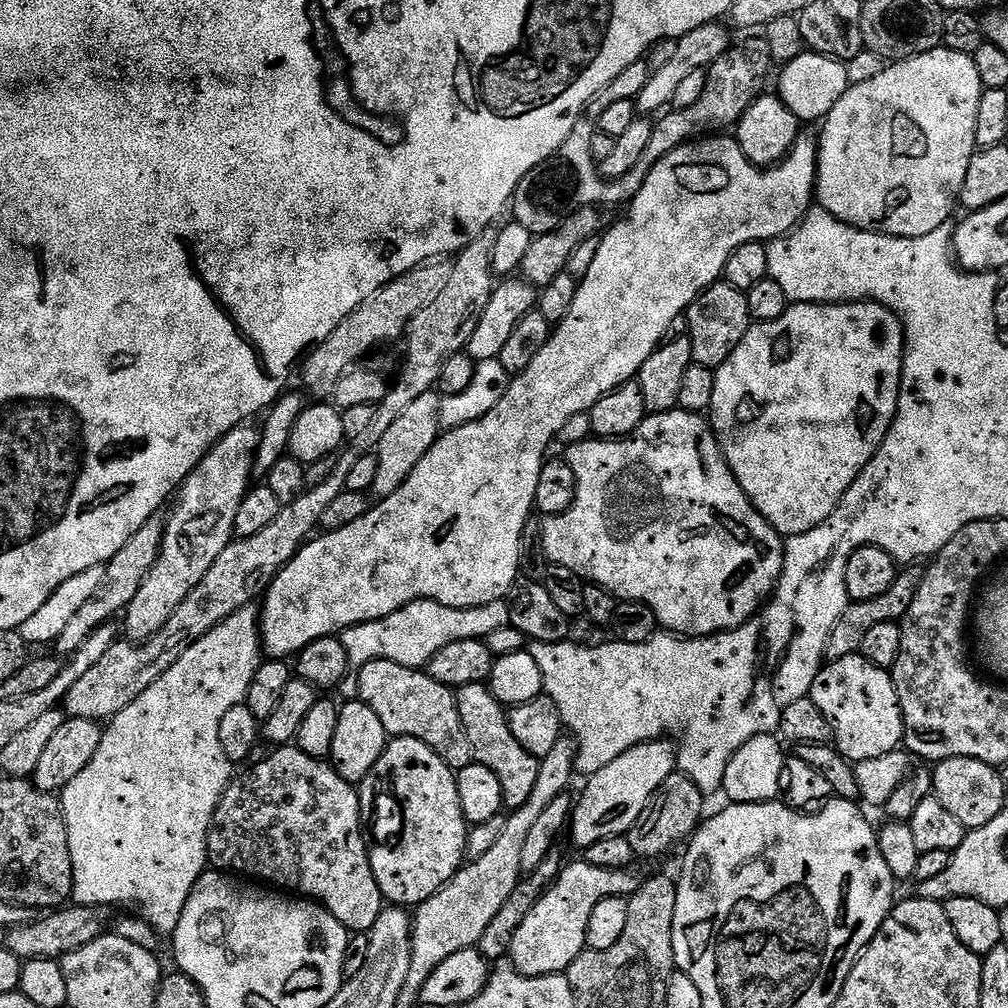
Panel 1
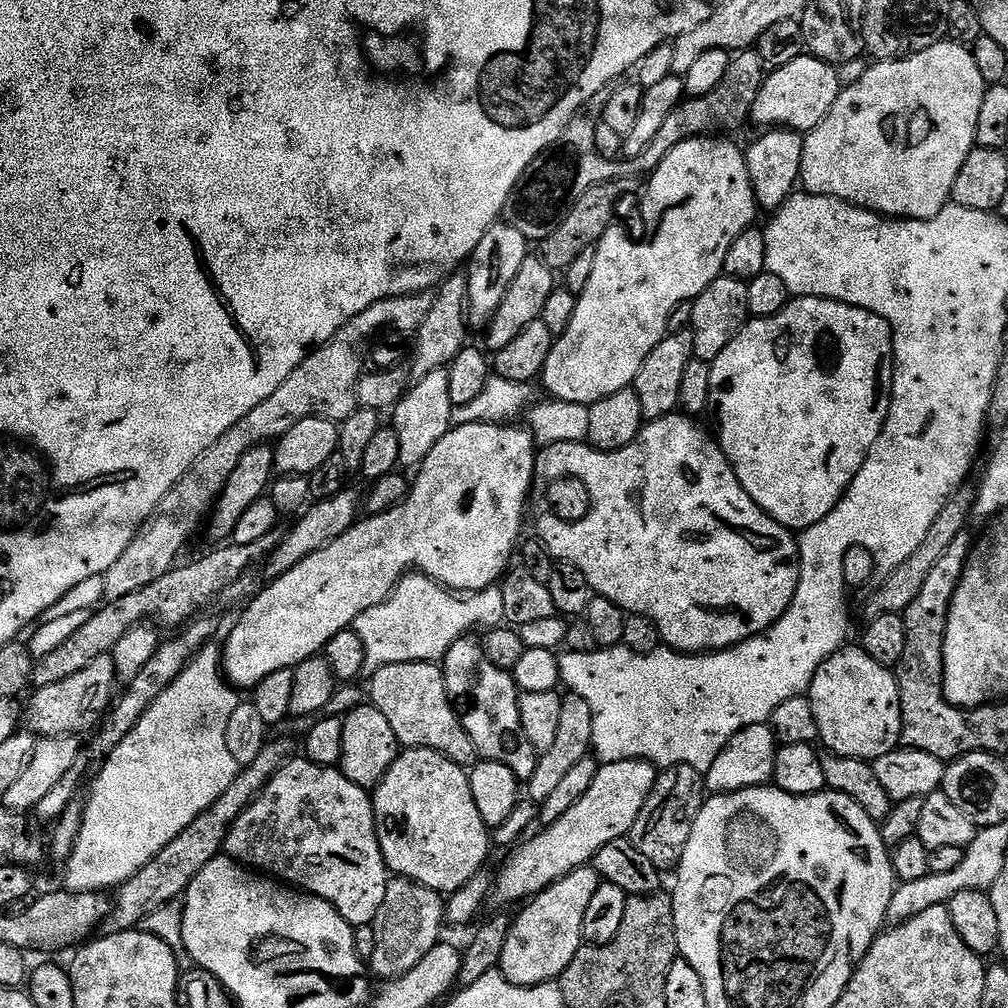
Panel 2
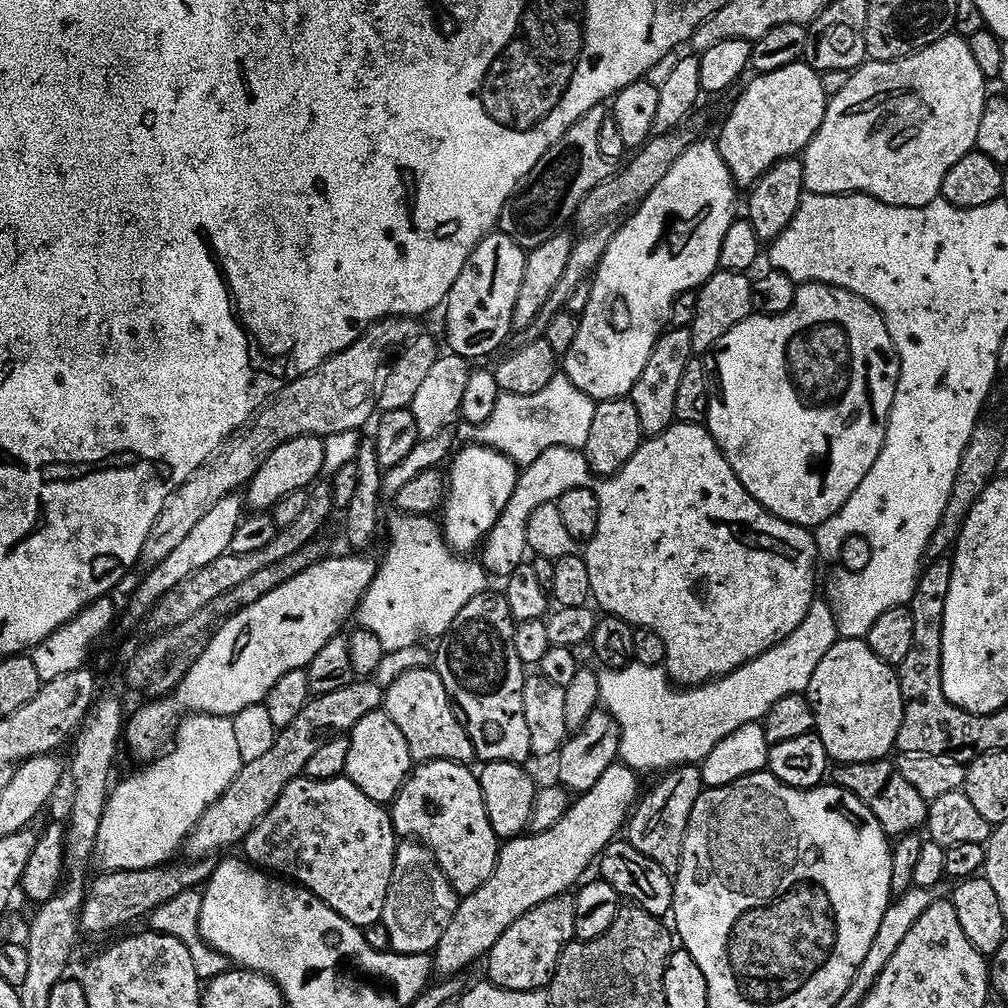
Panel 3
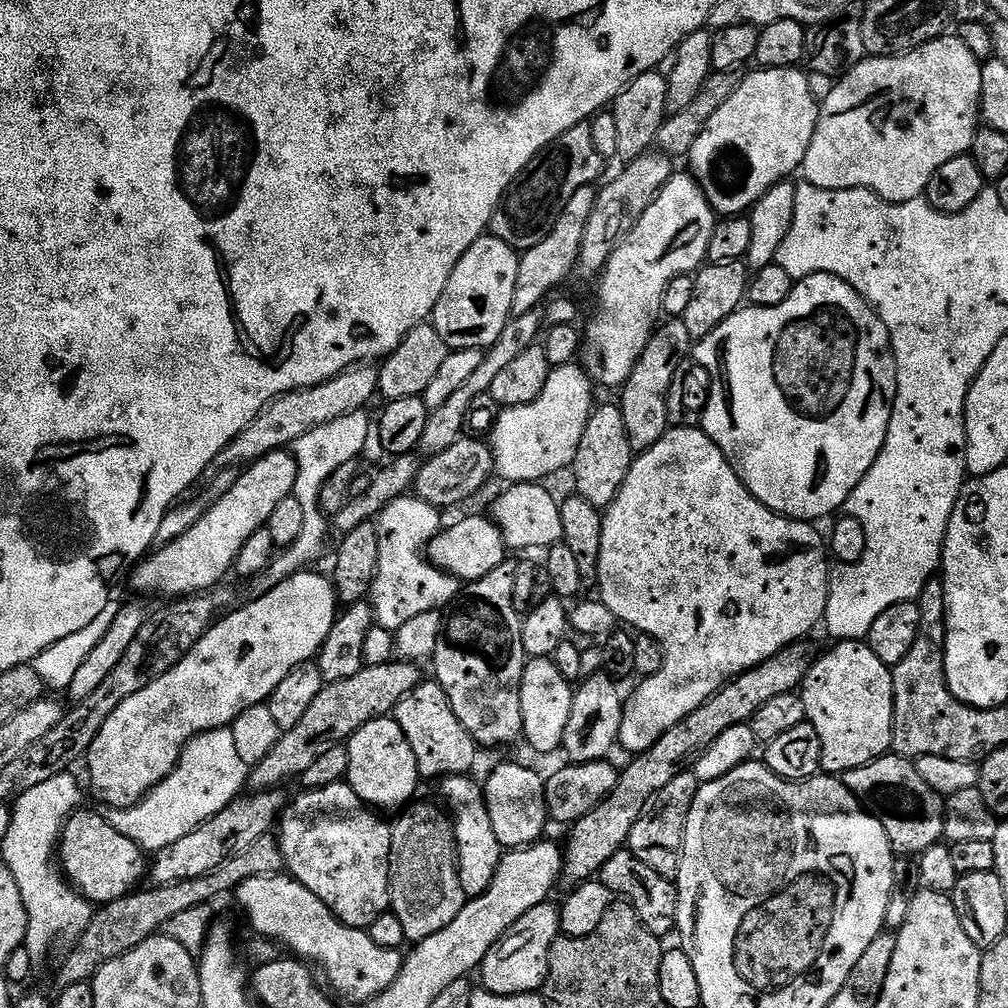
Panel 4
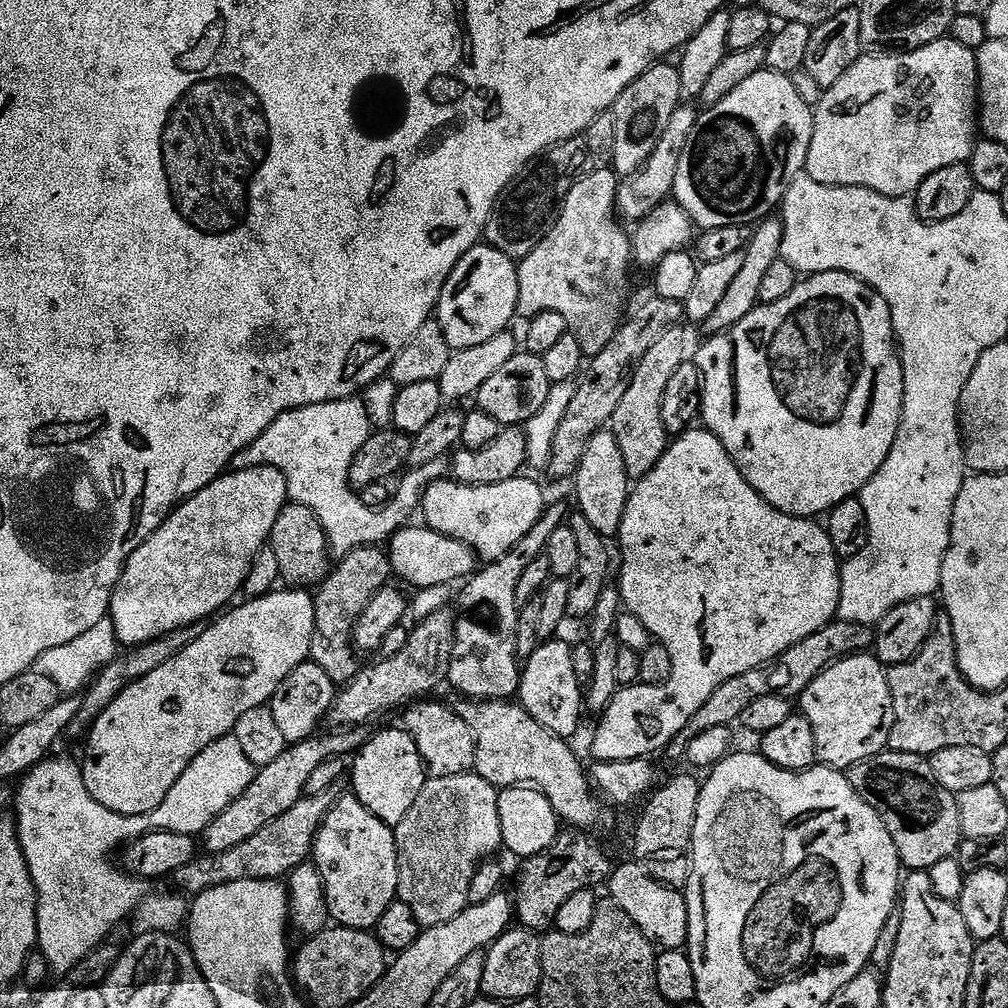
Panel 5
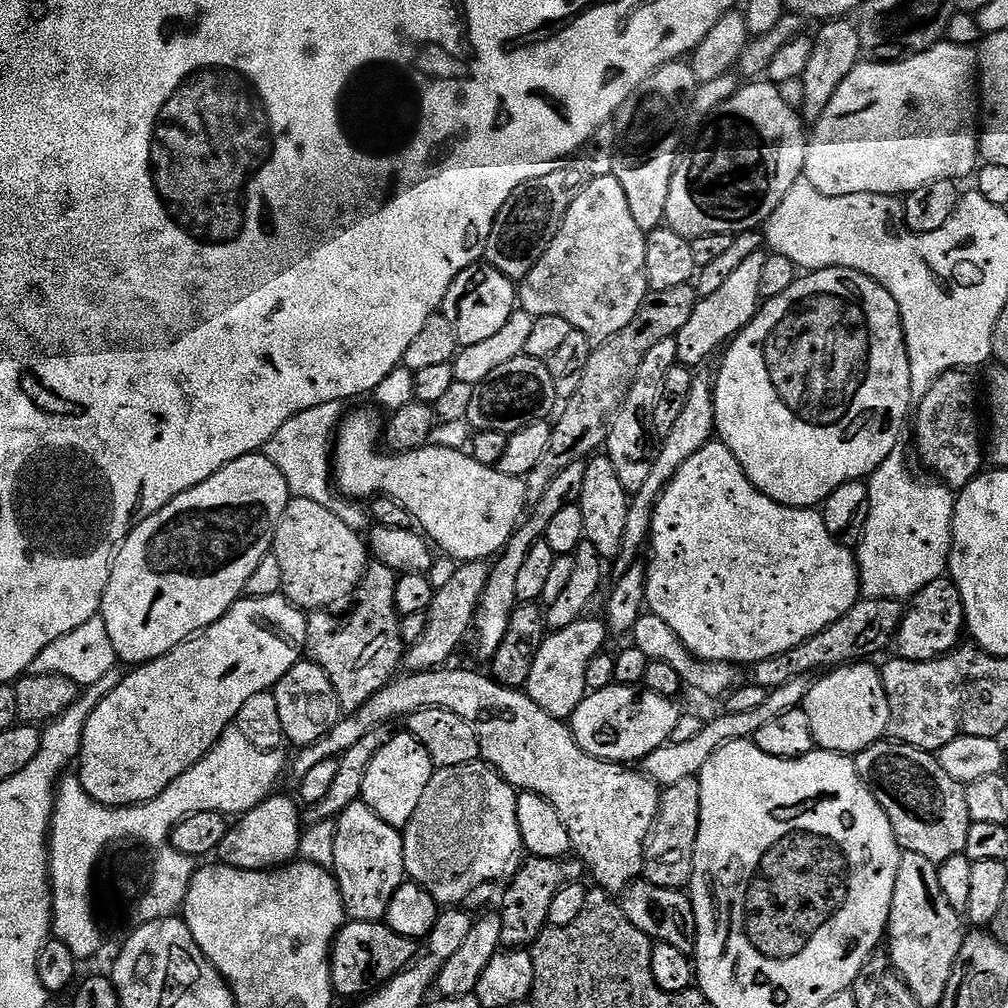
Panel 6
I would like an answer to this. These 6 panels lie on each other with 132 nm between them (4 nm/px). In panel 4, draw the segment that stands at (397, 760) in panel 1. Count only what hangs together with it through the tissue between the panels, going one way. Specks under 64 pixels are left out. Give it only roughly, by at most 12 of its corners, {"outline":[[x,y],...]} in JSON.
{"outline":[[471,775],[438,784],[456,828],[465,897],[482,895],[505,854]]}

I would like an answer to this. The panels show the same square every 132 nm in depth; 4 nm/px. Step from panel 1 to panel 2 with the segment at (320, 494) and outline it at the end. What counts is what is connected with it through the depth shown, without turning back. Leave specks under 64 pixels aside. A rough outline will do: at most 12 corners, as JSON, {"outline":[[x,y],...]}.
{"outline":[[99,656],[26,704],[33,736],[91,733],[118,692]]}

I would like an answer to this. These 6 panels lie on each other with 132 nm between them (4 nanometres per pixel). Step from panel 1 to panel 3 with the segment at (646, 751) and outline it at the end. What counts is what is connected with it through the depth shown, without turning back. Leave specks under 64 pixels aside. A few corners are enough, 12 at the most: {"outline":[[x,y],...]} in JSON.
{"outline":[[612,765],[550,830],[500,849],[434,953],[459,977],[621,835],[637,773]]}

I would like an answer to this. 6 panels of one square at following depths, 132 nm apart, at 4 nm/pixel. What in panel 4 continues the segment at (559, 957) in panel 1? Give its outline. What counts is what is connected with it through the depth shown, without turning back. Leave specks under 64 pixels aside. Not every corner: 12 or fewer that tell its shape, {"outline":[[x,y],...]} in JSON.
{"outline":[[560,909],[526,910],[480,963],[483,991],[539,993]]}

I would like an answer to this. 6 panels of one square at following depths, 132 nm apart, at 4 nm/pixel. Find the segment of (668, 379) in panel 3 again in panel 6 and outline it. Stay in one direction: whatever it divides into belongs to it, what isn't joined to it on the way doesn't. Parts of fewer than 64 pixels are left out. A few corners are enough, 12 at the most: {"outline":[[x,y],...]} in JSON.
{"outline":[[678,346],[647,350],[608,433],[607,458],[629,494],[658,451],[650,422]]}

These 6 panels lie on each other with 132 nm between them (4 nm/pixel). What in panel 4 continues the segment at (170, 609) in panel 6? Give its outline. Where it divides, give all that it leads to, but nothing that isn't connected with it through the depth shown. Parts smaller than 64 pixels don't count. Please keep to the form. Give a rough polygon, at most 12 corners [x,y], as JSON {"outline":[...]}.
{"outline":[[271,452],[188,532],[135,569],[148,596],[195,596],[233,571],[246,538],[293,495]]}

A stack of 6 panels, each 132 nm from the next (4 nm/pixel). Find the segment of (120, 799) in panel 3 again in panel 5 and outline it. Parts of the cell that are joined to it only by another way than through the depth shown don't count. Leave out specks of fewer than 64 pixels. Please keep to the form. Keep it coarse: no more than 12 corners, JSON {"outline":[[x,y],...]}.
{"outline":[[235,734],[192,760],[128,831],[203,833],[252,785]]}

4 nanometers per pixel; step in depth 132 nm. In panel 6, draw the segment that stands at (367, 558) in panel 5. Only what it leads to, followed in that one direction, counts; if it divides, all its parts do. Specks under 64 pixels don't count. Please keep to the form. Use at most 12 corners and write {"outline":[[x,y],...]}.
{"outline":[[369,563],[352,617],[306,652],[353,714],[406,660],[398,574]]}

